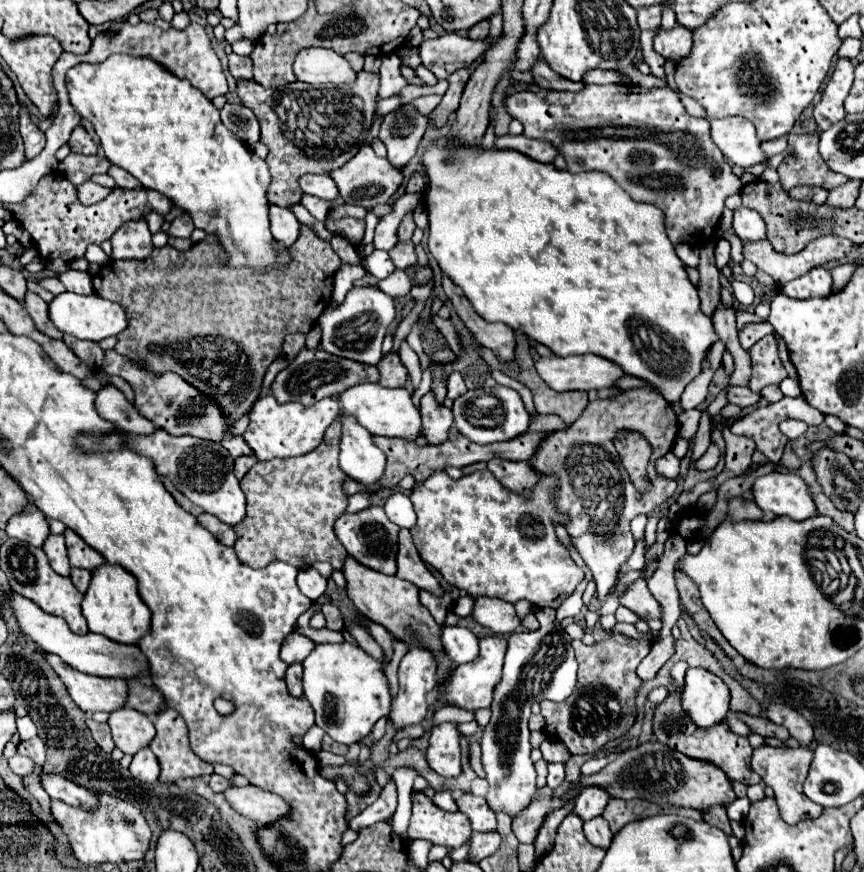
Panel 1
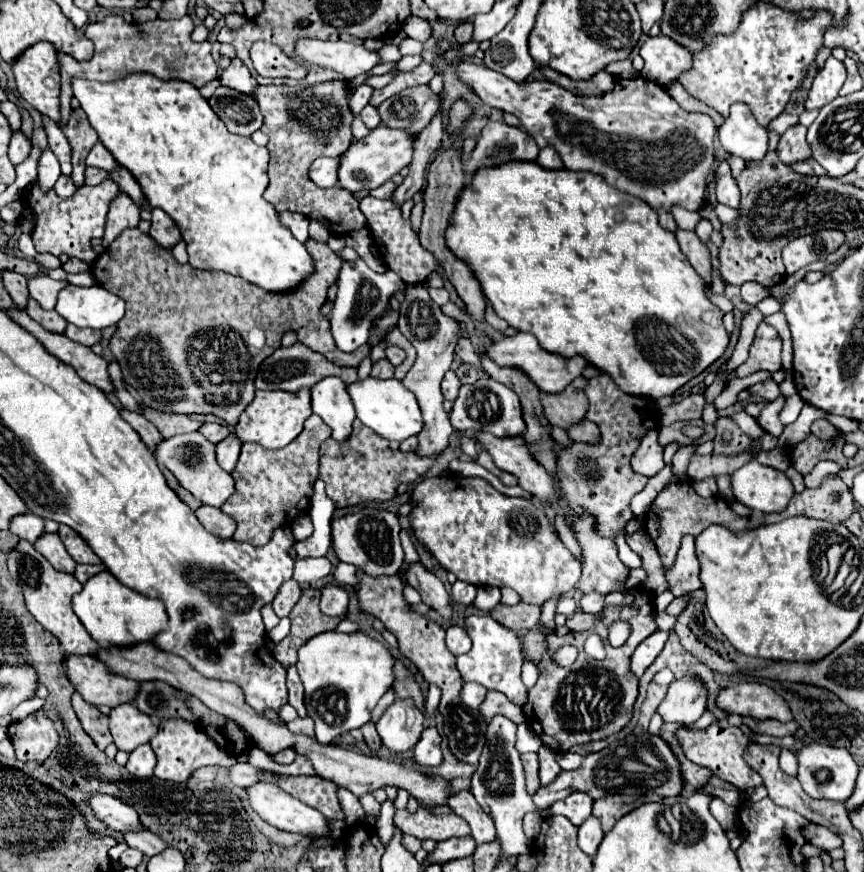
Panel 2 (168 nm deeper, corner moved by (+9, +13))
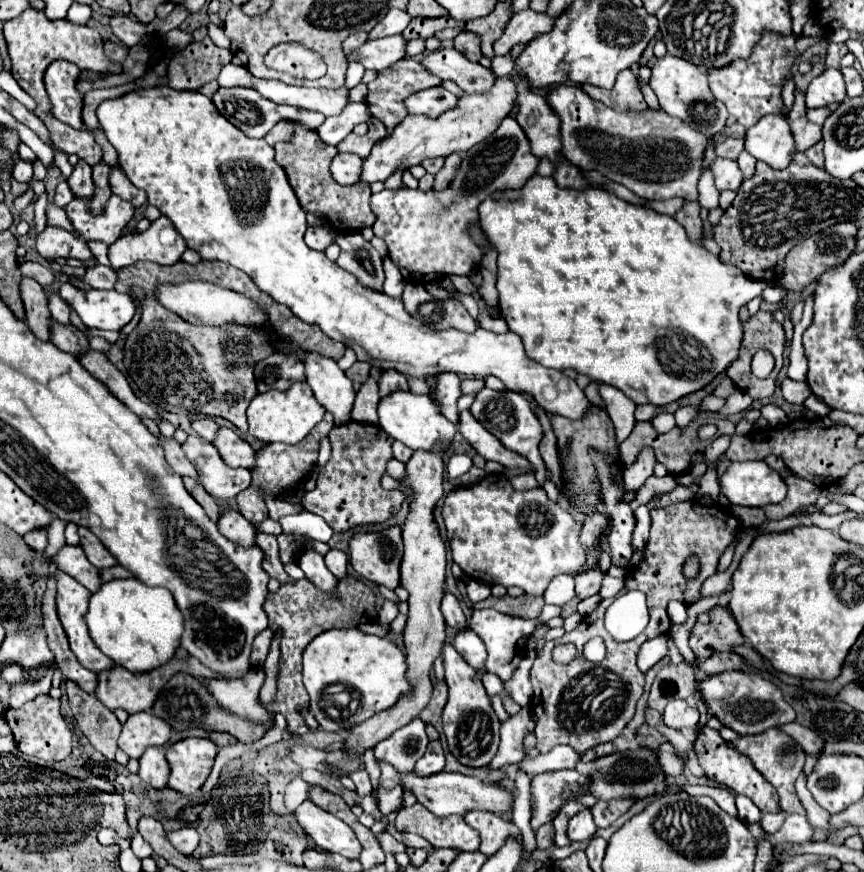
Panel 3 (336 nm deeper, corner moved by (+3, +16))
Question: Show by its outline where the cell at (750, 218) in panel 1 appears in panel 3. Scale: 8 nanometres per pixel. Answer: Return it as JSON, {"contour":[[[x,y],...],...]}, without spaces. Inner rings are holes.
{"contour":[[[716,158],[708,168],[712,168],[712,176],[718,190],[738,190],[742,182],[742,172],[736,160]]]}

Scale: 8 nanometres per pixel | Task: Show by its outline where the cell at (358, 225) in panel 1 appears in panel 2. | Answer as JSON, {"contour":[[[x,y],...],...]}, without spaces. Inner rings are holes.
{"contour":[[[332,79],[324,81],[312,87],[300,87],[300,85],[258,85],[252,93],[254,101],[260,107],[260,113],[264,117],[262,133],[268,135],[268,151],[270,151],[270,169],[268,169],[268,187],[264,191],[264,199],[276,207],[276,211],[296,211],[310,219],[318,219],[324,223],[324,227],[332,235],[348,235],[350,231],[366,227],[364,213],[358,207],[358,201],[350,191],[344,191],[337,185],[331,188],[320,188],[308,179],[308,167],[316,157],[340,157],[352,143],[352,131],[350,125],[354,121],[354,115],[350,111],[350,81],[348,79]]]}

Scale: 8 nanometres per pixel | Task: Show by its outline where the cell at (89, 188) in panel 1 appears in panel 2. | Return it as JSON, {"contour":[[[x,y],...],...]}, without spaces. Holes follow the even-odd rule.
{"contour":[[[60,175],[60,179],[56,181],[56,185],[54,185],[54,191],[60,195],[60,197],[64,197],[64,199],[68,199],[68,197],[72,197],[74,193],[76,193],[76,185],[74,185],[74,181],[68,177],[68,175]]]}

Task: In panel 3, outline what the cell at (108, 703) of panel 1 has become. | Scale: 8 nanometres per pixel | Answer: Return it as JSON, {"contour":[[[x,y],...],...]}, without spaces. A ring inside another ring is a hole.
{"contour":[[[186,656],[184,660],[176,660],[176,658],[174,658],[174,660],[170,660],[168,664],[164,664],[162,668],[156,668],[154,672],[146,672],[146,674],[132,674],[132,672],[126,672],[126,668],[114,668],[114,670],[110,670],[110,672],[102,672],[102,676],[98,676],[96,698],[98,698],[108,710],[122,708],[122,710],[126,710],[128,714],[148,712],[148,710],[154,706],[154,702],[156,702],[156,698],[158,698],[162,686],[164,686],[174,674],[178,674],[178,672],[188,672],[188,674],[192,674],[194,678],[200,678],[200,676],[204,676],[204,678],[224,678],[222,674],[218,674],[218,672],[210,670],[208,666],[200,664],[196,658]]]}

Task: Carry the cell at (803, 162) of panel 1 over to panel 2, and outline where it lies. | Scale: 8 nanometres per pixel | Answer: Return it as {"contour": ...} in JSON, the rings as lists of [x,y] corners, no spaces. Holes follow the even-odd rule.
{"contour":[[[802,125],[790,127],[780,137],[776,153],[778,153],[778,157],[784,165],[792,165],[792,163],[798,163],[798,161],[812,159],[810,145],[806,143],[806,127],[802,127]]]}

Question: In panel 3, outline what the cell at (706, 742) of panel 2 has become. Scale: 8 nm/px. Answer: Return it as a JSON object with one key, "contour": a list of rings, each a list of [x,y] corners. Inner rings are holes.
{"contour":[[[704,728],[700,732],[700,736],[696,738],[696,744],[694,744],[694,752],[698,756],[698,762],[700,766],[704,768],[706,776],[726,788],[730,788],[732,792],[736,794],[744,794],[748,796],[762,812],[778,812],[780,806],[778,806],[778,794],[774,792],[774,786],[770,782],[766,782],[764,776],[760,776],[760,772],[756,768],[752,768],[750,760],[746,760],[746,756],[742,756],[740,752],[734,752],[734,748],[728,746],[728,742],[722,740],[722,736],[718,734],[718,730],[712,730],[712,728]]]}

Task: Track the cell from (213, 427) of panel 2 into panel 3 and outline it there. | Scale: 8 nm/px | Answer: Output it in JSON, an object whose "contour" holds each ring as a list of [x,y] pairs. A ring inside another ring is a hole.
{"contour":[[[200,418],[200,420],[194,420],[194,422],[192,422],[192,428],[196,430],[198,436],[202,436],[202,438],[208,440],[208,442],[212,442],[214,436],[216,436],[218,424],[216,424],[214,420],[210,420],[210,418]]]}

